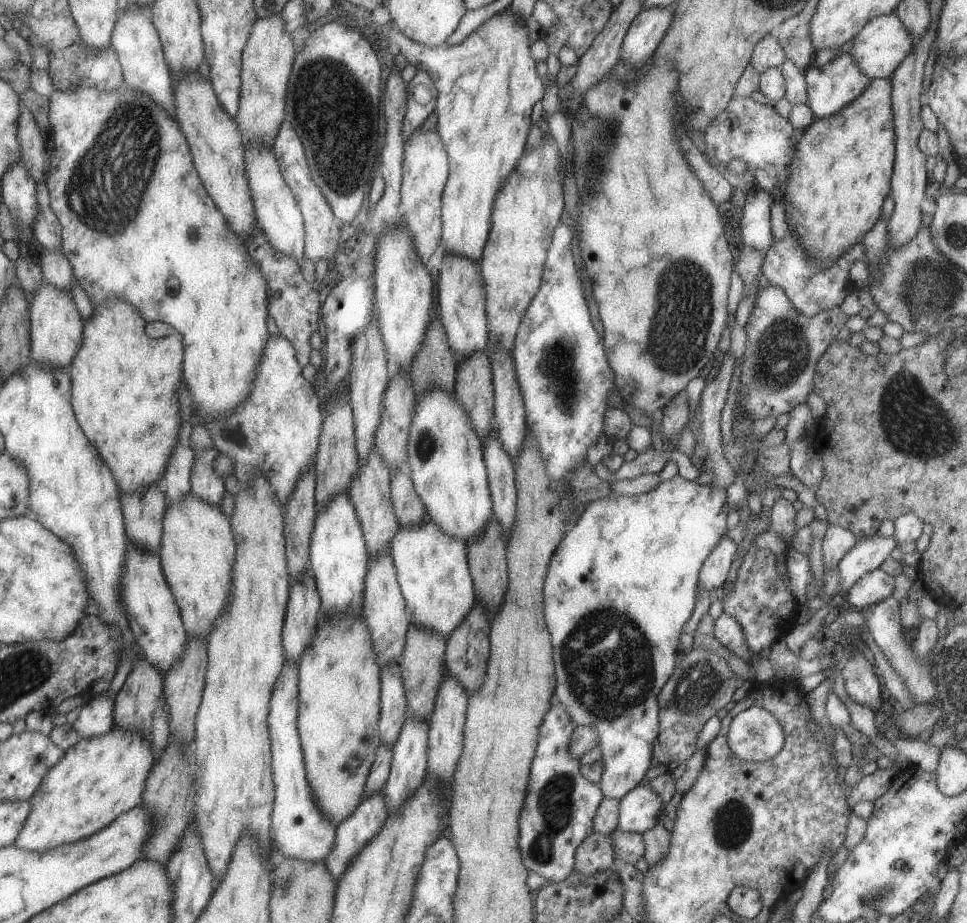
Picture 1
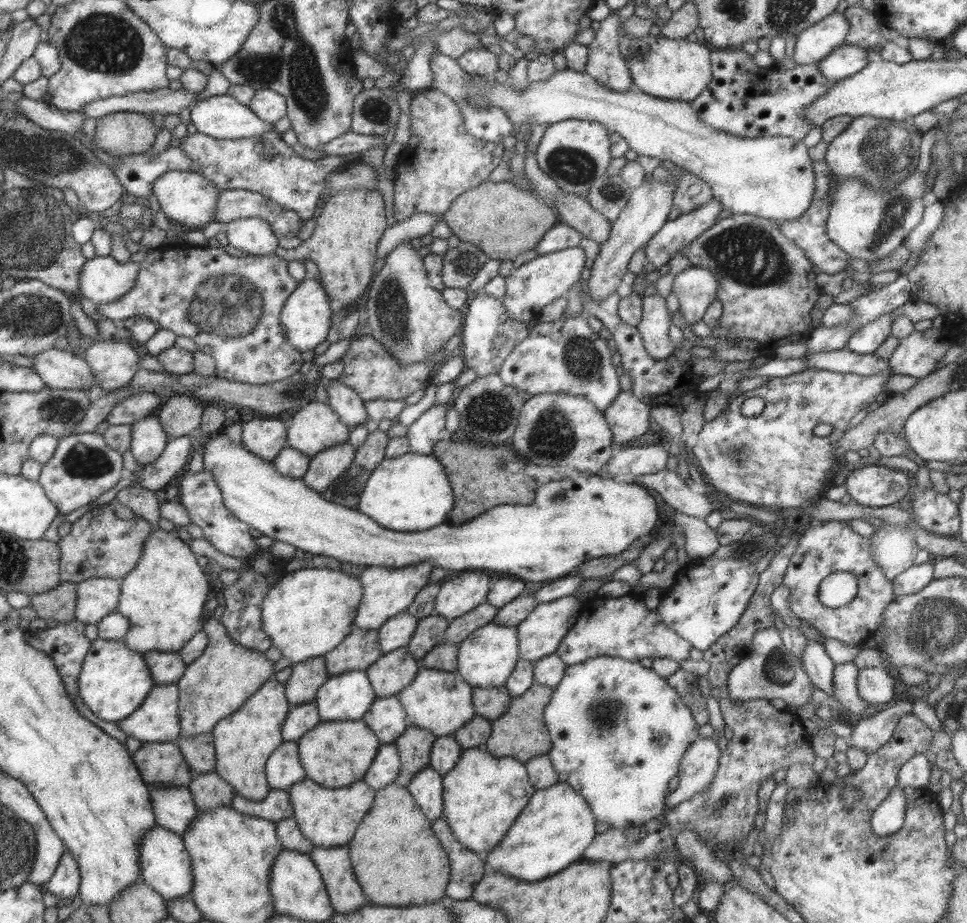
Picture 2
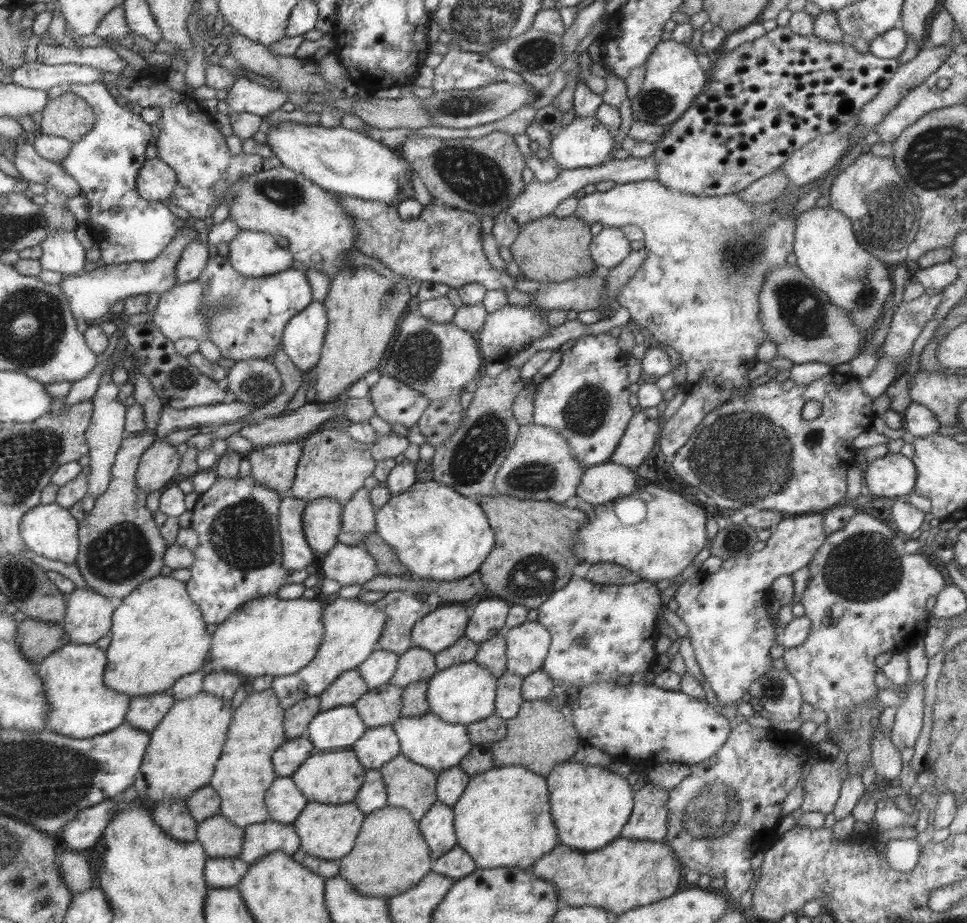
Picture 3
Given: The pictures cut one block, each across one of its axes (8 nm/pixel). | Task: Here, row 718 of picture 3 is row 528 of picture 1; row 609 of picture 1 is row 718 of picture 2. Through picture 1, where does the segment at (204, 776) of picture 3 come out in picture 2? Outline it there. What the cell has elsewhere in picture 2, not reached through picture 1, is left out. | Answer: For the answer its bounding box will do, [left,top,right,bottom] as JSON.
[176,617,273,738]

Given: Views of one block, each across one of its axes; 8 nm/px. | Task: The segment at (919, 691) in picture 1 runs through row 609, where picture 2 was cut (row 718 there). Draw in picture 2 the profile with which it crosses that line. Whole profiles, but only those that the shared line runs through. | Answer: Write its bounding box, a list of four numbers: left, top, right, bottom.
[847,704,905,755]

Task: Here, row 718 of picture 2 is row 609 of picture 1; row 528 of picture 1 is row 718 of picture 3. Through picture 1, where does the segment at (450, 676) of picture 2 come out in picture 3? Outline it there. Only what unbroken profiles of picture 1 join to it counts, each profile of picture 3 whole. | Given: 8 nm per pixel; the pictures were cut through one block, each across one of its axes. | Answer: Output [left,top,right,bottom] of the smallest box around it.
[392,712,473,773]

